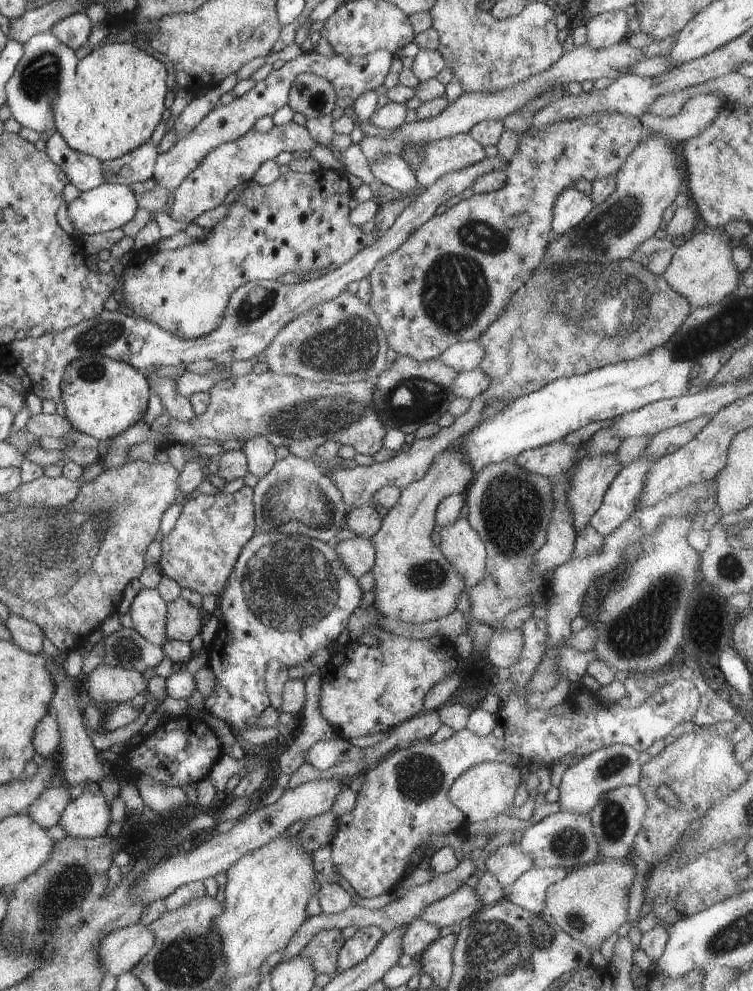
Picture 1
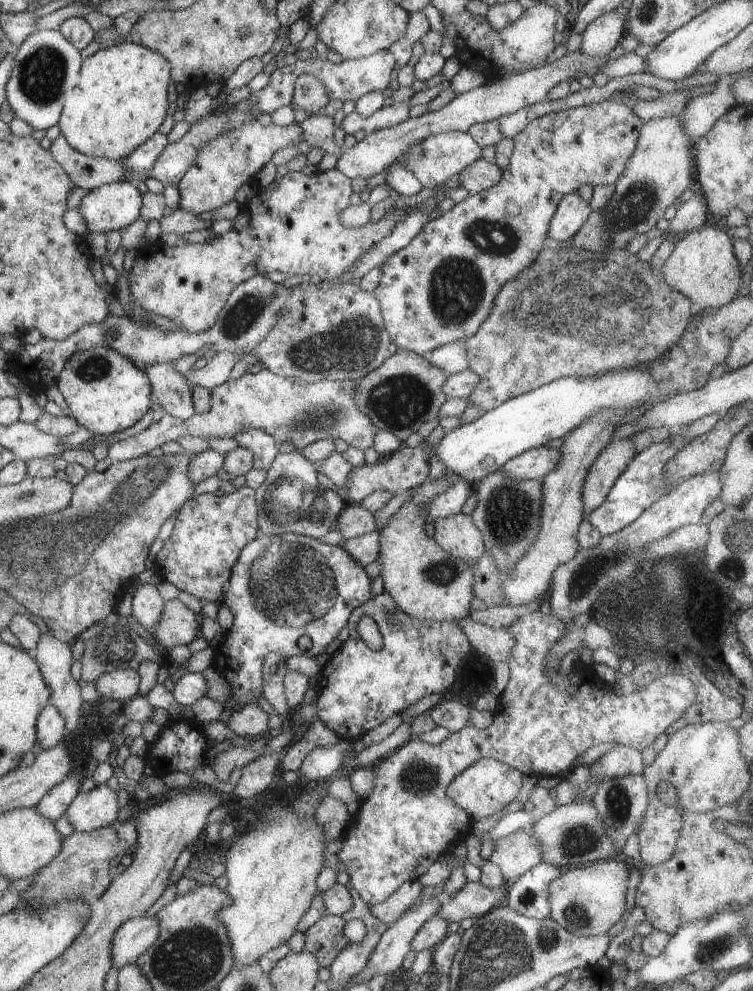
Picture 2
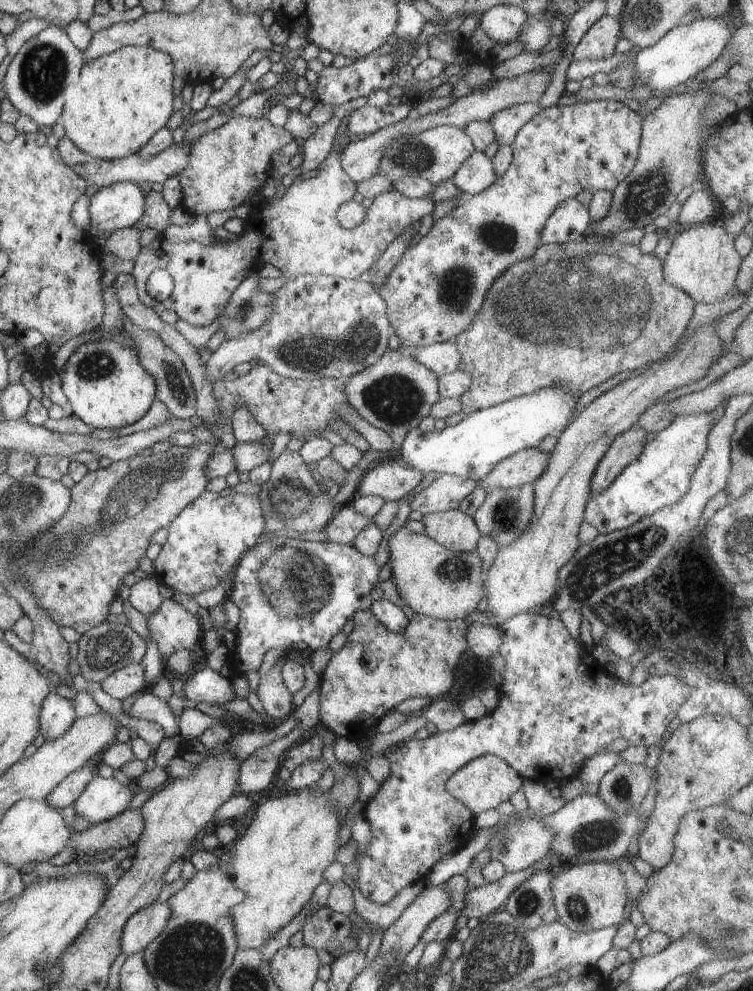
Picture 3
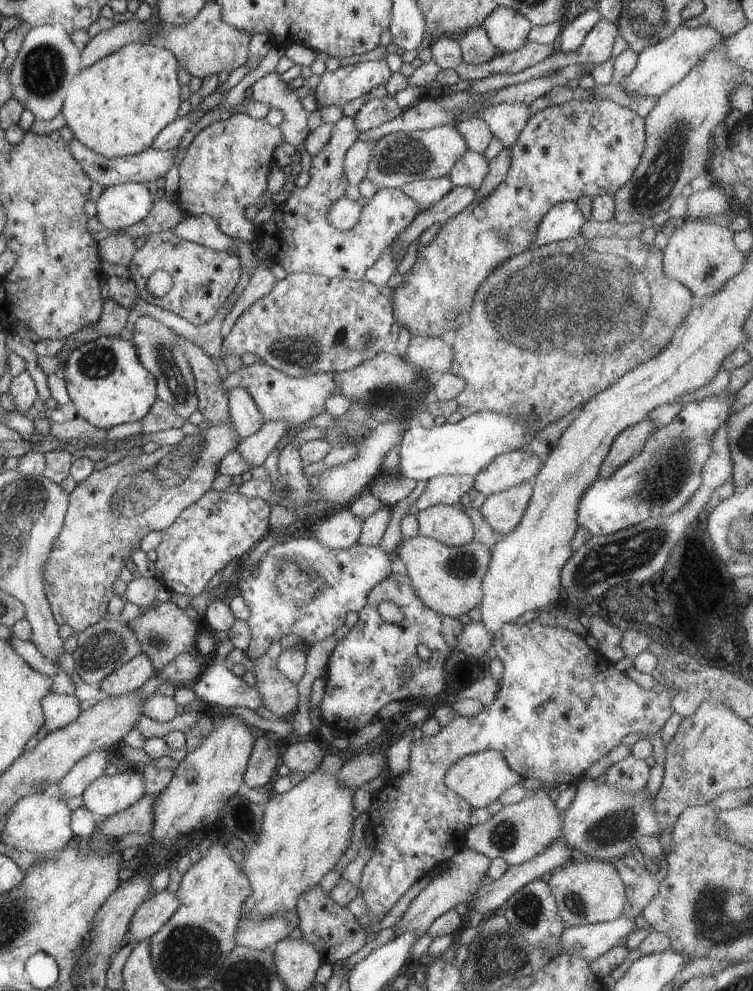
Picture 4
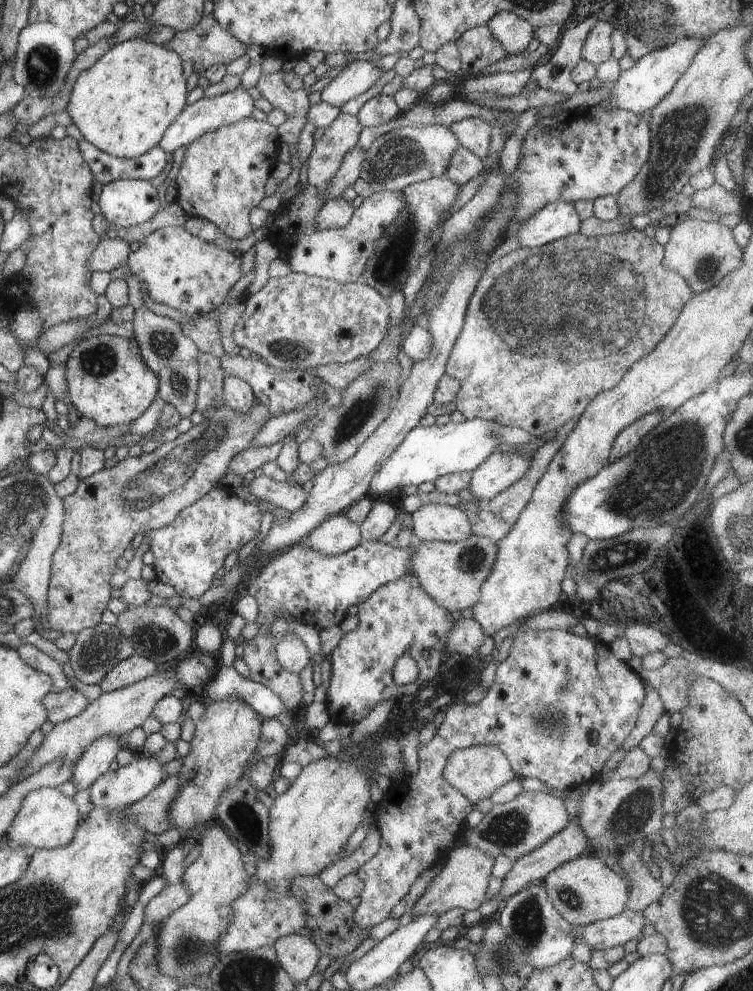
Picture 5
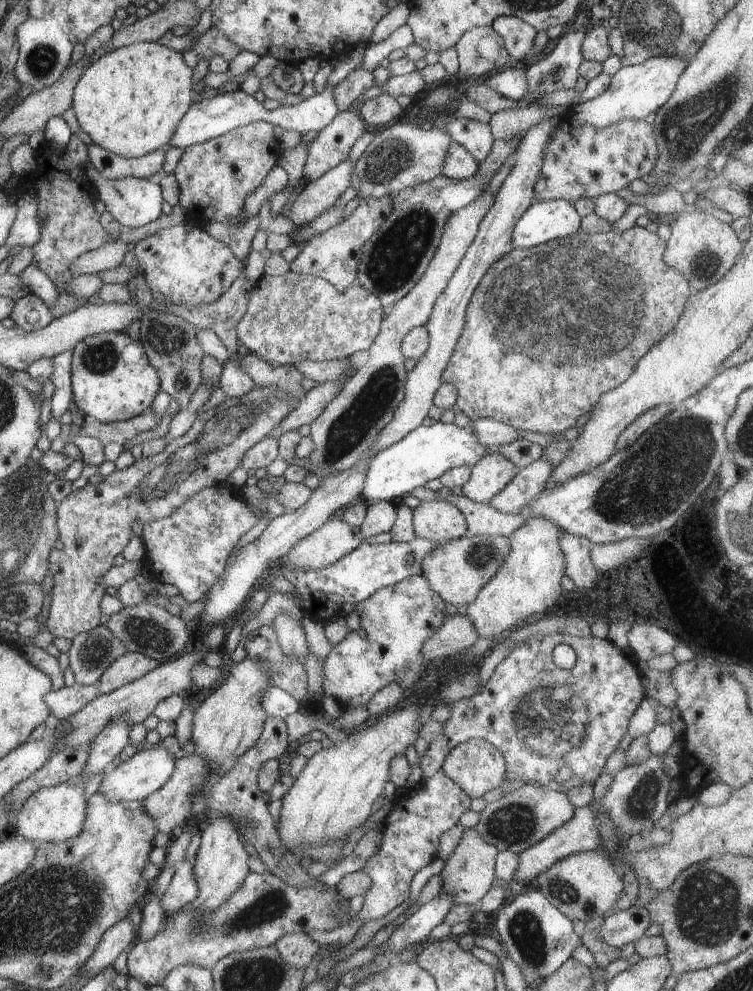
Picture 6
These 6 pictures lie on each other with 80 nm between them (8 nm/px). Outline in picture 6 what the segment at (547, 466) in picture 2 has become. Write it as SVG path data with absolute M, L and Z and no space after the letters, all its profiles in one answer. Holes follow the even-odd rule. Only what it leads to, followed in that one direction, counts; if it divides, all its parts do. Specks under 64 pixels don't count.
M491 450L471 468L470 479L462 486L462 496L474 502L490 504L490 500L506 488L510 480L514 479L514 476L518 474L518 470L505 456Z

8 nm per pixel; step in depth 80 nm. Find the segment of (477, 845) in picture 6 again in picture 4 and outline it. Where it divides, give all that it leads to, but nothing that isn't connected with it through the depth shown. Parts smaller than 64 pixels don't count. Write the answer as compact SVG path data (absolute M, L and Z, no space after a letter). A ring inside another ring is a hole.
M464 848L460 852L453 854L452 858L446 863L448 869L440 872L437 877L432 878L431 882L416 896L404 912L403 918L392 927L395 929L395 937L403 935L405 932L414 931L416 938L424 936L429 930L429 926L450 909L454 909L457 904L464 903L470 913L473 909L469 902L473 899L473 894L479 891L483 885L484 878L488 867L490 866L491 858L482 855L481 852Z

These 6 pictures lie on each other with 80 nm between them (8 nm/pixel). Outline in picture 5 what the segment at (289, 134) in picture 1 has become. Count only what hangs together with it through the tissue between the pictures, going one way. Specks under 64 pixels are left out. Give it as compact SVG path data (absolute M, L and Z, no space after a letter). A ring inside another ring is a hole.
M248 117L238 122L208 131L192 141L188 148L179 153L174 175L177 184L177 203L189 217L204 217L211 220L226 236L243 239L252 234L253 226L249 214L264 198L264 186L277 165L278 146L281 140L277 127L267 120L259 121Z

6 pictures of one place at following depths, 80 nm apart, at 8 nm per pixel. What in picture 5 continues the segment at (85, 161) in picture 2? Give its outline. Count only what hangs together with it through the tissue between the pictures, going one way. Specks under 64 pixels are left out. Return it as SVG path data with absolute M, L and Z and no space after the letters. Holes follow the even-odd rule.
M79 142L81 155L100 184L113 183L120 179L150 180L169 168L171 154L156 146L133 159L110 156L93 144Z

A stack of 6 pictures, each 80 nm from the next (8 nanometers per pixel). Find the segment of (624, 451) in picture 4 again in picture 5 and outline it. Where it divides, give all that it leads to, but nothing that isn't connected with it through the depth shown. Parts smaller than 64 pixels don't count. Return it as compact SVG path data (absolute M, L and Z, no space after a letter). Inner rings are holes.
M654 411L639 418L625 429L622 429L622 432L619 432L618 436L614 439L611 455L609 456L607 464L612 464L620 460L623 456L630 454L632 451L635 452L642 442L642 439L653 428L656 428L663 418L664 416L662 417L658 411Z

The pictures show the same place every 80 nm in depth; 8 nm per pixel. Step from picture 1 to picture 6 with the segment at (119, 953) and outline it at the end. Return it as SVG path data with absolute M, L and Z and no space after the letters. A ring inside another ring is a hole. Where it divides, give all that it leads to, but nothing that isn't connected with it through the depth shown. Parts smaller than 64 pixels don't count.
M183 861L177 866L176 874L162 897L161 904L166 916L190 904L198 894L198 882L194 878L194 863Z

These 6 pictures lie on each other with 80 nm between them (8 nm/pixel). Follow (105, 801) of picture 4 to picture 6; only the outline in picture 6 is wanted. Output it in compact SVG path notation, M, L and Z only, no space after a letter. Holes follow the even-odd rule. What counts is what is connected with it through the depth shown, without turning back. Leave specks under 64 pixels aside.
M162 744L139 747L139 751L132 758L122 762L119 766L108 768L97 792L108 796L114 803L120 803L122 800L124 802L144 801L172 778L178 757L176 746L173 754L170 754Z

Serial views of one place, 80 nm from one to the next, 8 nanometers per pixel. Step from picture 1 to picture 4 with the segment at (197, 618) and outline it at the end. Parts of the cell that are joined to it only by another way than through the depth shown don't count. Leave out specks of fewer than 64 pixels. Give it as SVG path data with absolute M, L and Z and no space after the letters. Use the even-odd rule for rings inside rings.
M173 599L151 608L135 618L128 625L142 645L143 652L153 660L157 672L166 666L175 656L182 653L194 653L195 642L199 634L198 621L190 619L185 609L176 605Z

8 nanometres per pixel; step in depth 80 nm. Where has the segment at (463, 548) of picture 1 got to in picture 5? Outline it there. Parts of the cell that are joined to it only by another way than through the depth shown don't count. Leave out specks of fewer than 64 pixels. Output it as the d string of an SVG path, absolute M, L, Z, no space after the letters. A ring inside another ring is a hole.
M426 502L412 513L413 534L418 541L455 543L473 534L469 516L452 505Z

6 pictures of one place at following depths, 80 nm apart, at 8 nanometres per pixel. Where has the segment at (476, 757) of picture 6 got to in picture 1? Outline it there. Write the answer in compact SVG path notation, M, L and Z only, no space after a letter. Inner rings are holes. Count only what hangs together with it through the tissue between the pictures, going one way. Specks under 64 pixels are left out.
M488 761L470 767L454 781L448 789L450 802L462 812L468 824L484 822L503 814L513 806L514 796L518 786L523 782L519 768L498 761Z

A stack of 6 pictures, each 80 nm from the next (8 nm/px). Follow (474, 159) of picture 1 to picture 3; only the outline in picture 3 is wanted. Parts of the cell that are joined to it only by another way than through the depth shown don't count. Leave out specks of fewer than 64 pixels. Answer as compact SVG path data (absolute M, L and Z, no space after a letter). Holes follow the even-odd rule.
M442 125L417 135L404 135L394 139L384 153L378 174L392 184L402 177L415 176L437 185L451 179L474 151L474 143L464 129Z

